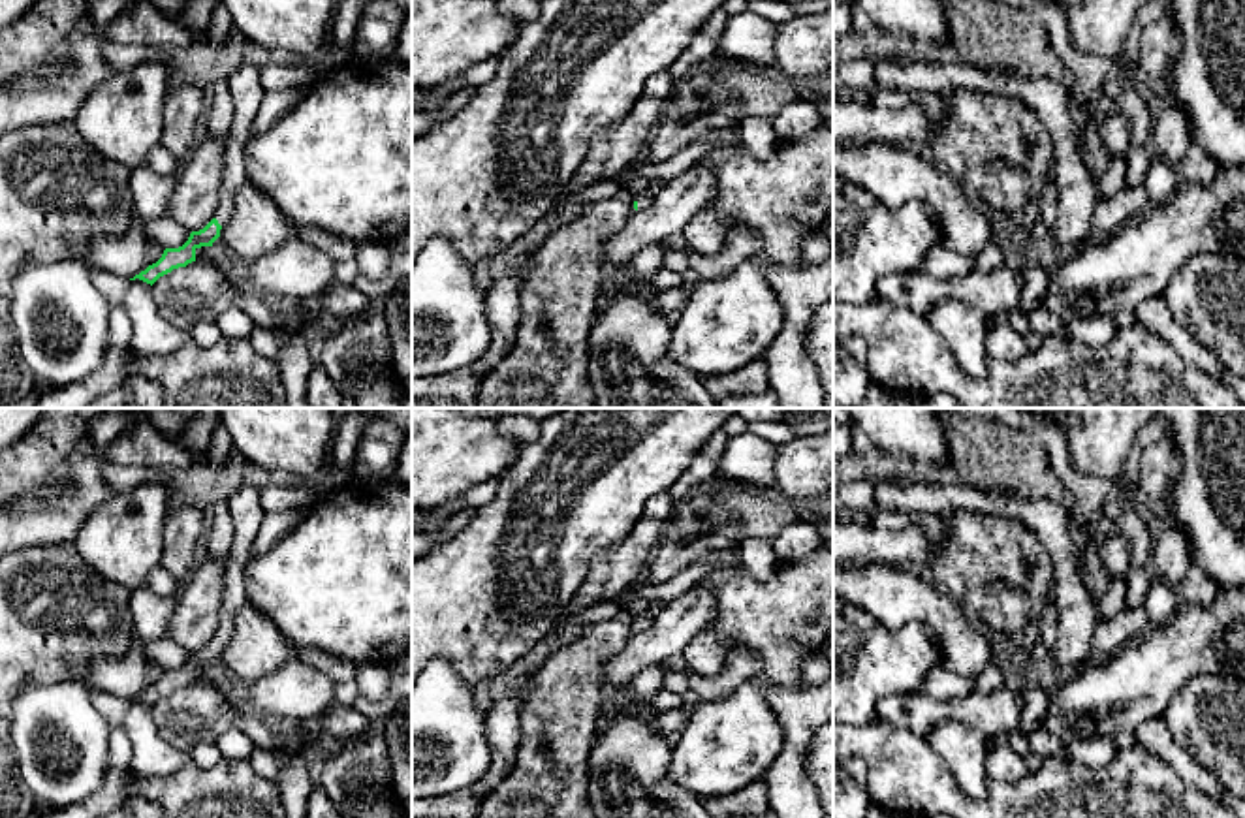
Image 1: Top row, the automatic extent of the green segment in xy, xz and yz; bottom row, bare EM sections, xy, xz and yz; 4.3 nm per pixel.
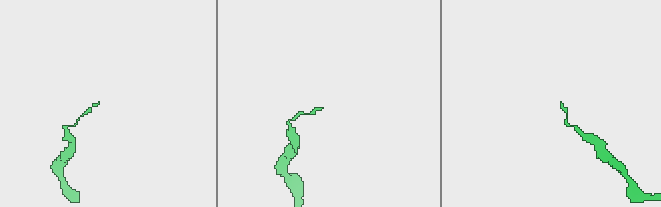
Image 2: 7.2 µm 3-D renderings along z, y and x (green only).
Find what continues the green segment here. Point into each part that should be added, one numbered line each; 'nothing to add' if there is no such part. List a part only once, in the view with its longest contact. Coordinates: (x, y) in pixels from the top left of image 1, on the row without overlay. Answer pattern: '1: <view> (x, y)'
1: xy (245, 506)

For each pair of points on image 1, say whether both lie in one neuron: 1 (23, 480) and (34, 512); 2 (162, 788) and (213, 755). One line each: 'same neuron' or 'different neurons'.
1: different neurons
2: different neurons

